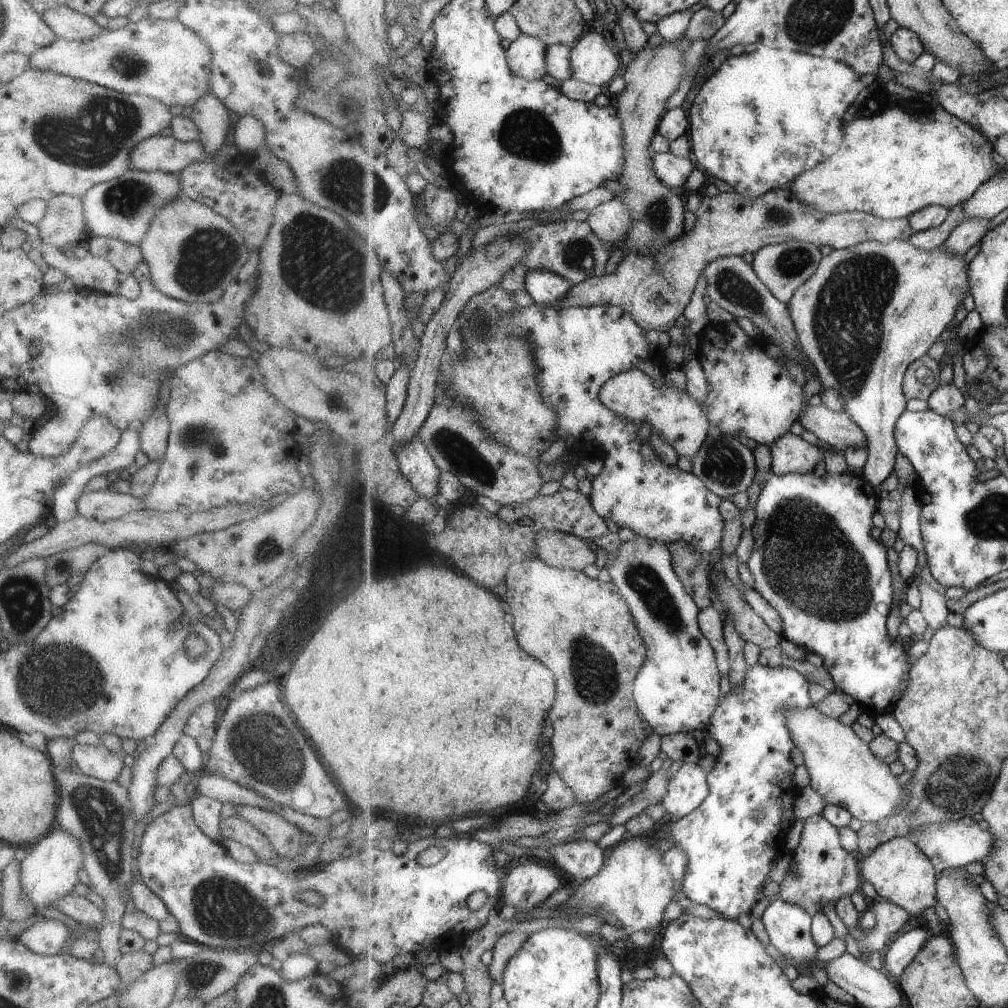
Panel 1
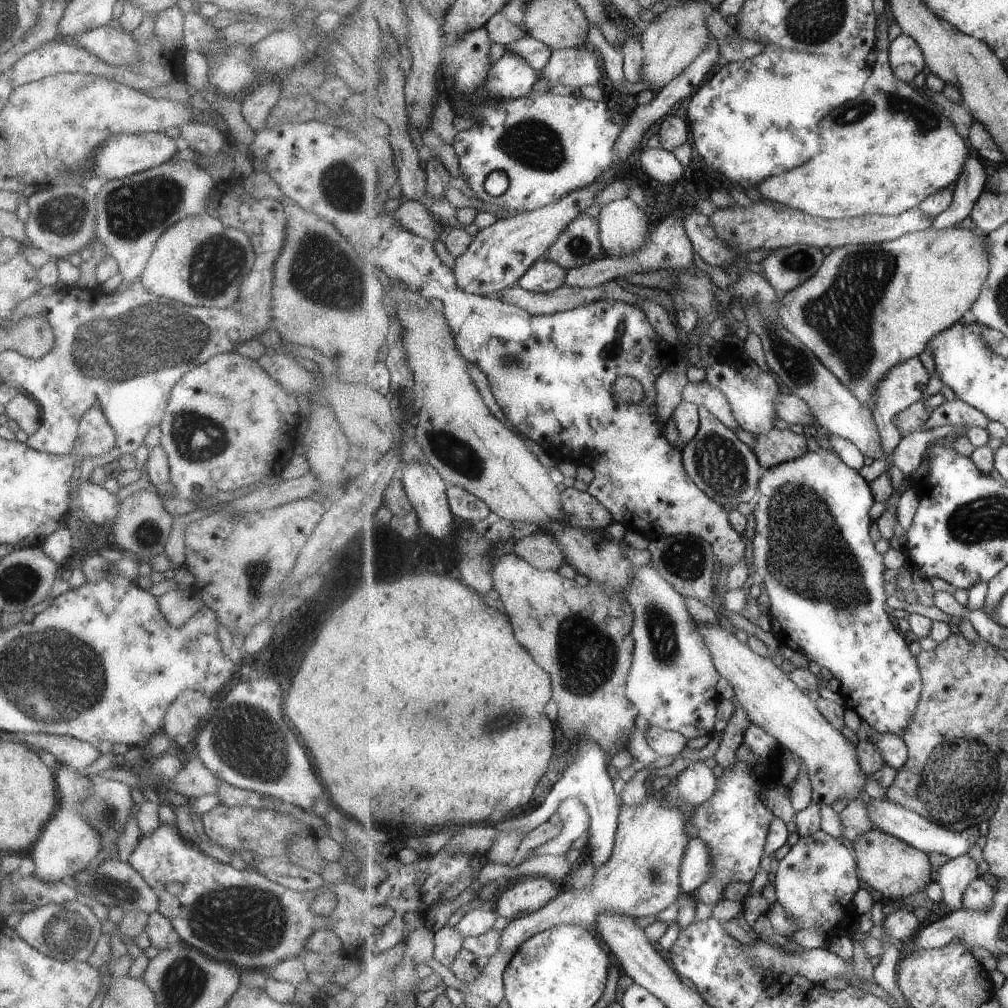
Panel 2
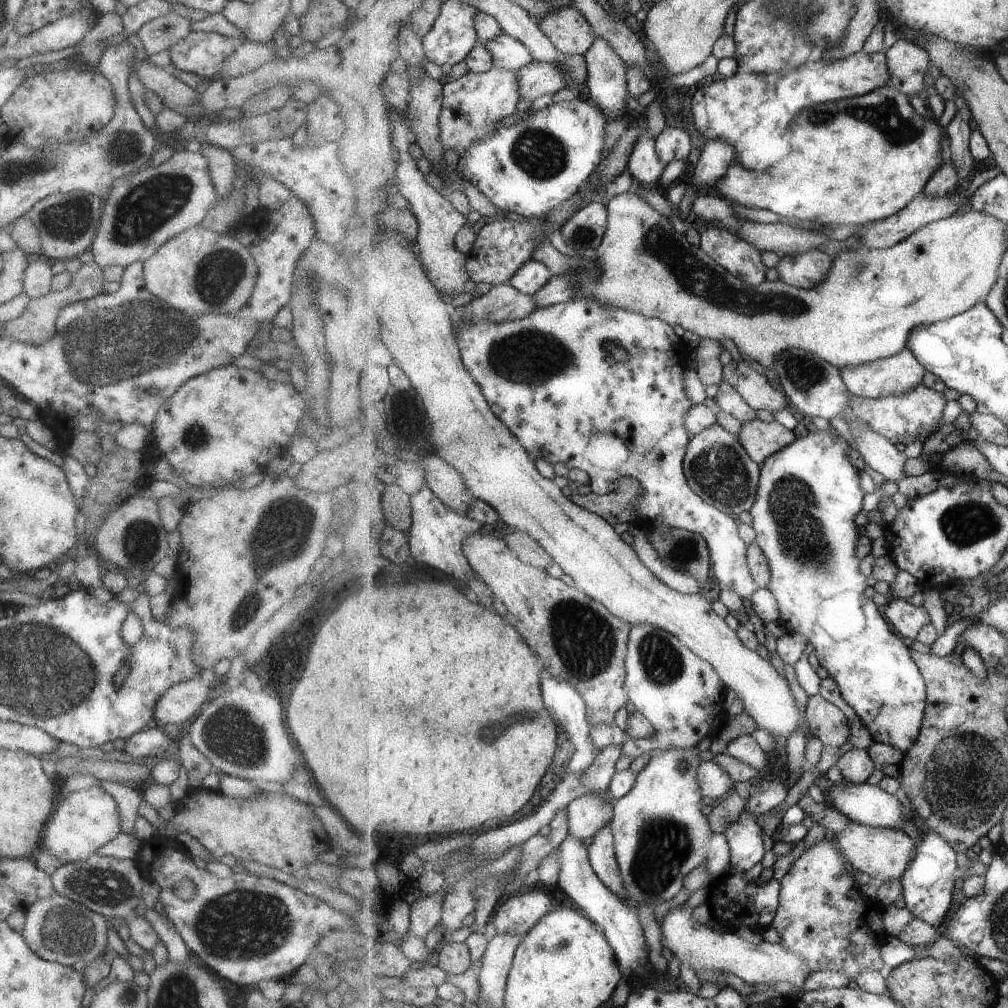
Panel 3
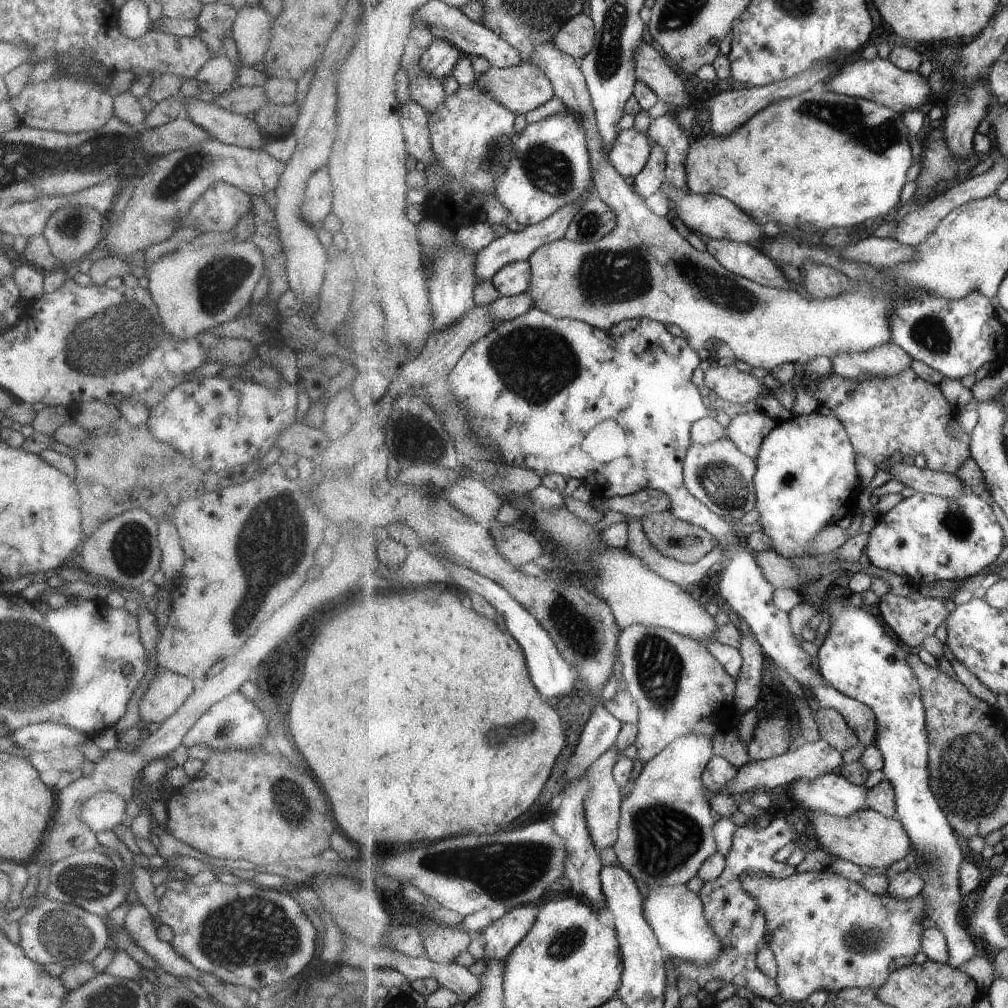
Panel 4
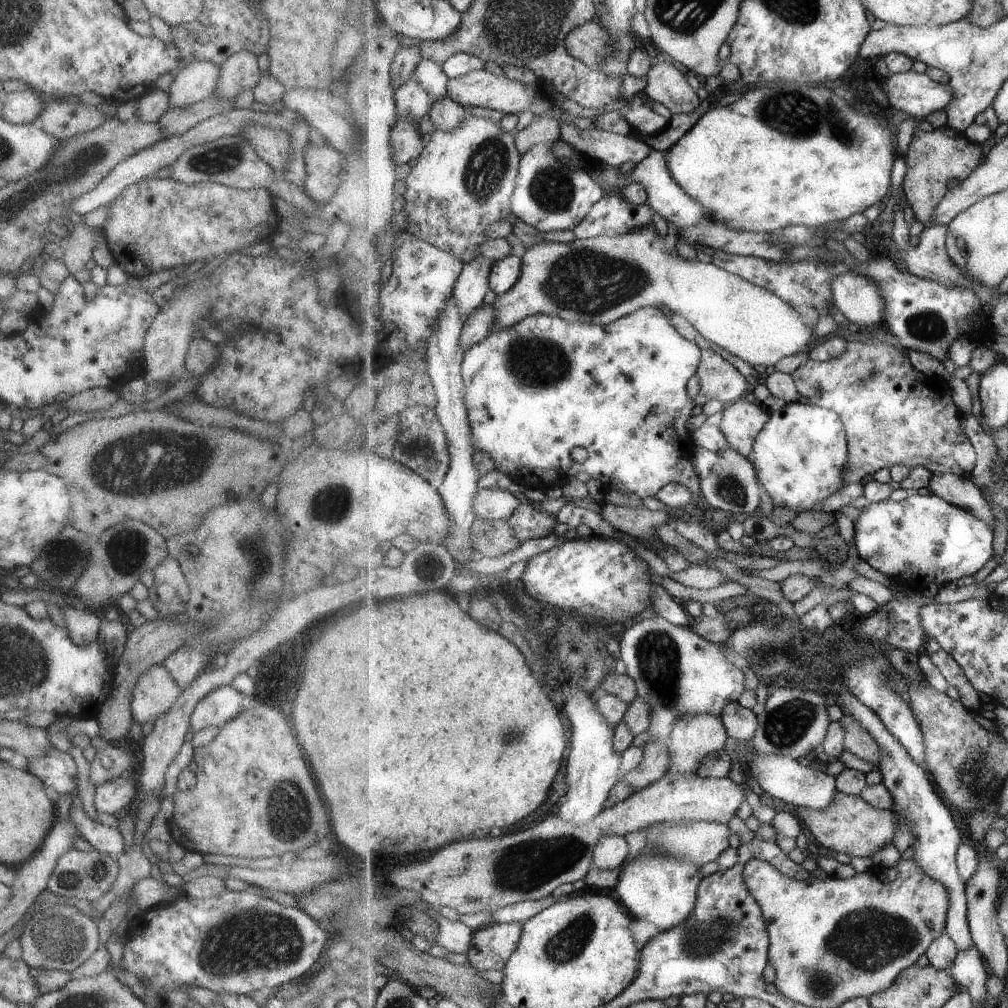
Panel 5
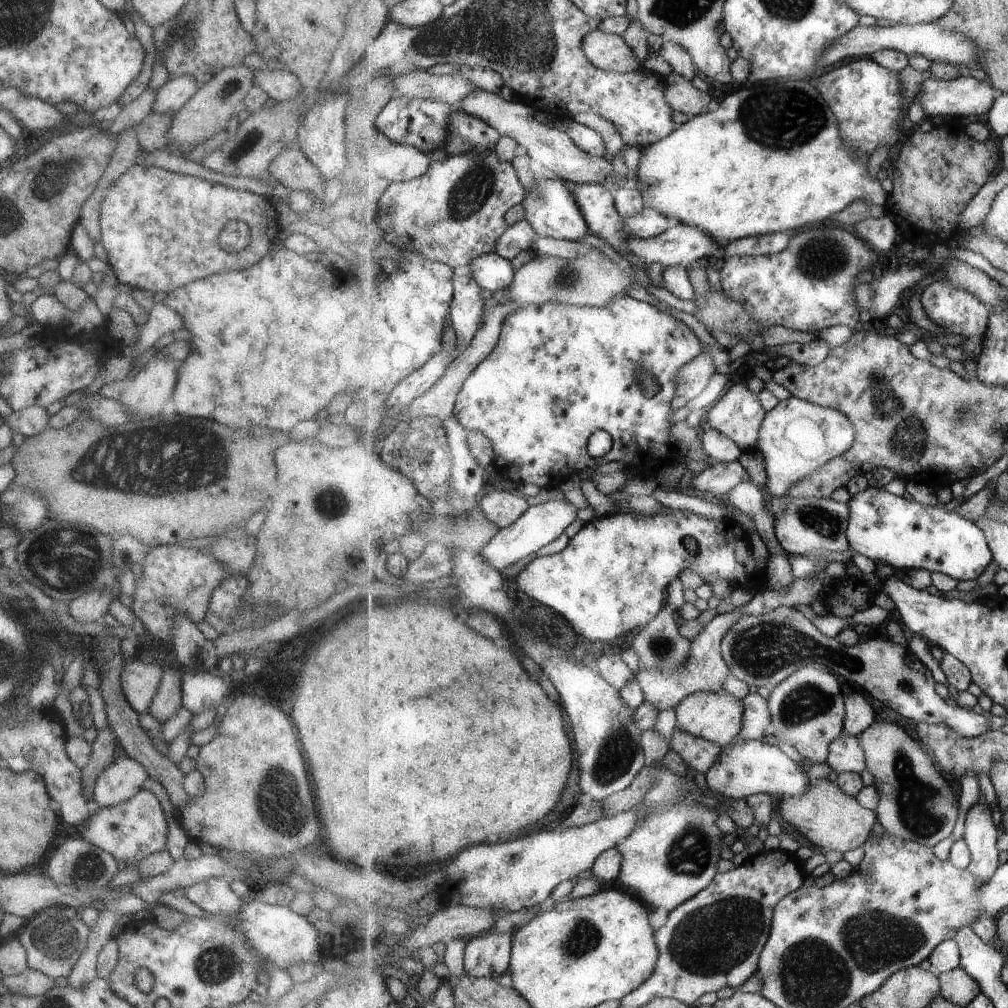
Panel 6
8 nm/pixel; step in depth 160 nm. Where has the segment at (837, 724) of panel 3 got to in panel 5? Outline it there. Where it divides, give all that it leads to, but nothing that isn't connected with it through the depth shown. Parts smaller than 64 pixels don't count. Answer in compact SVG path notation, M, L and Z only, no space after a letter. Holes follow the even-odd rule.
M844 714L841 720L846 726L845 748L879 769L882 750L878 740L853 715Z

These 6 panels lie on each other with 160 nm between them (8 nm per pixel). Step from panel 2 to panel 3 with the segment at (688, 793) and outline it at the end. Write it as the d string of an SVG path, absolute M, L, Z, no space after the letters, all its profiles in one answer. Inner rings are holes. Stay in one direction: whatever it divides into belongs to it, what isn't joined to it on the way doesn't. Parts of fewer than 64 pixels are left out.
M715 759L700 764L698 779L704 796L709 796L714 802L723 800L732 791L736 780Z

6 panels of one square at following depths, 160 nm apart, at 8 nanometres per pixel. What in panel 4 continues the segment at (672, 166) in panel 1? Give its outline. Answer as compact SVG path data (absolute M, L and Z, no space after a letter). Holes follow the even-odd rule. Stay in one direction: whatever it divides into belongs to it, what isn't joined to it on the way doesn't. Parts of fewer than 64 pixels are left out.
M623 129L619 131L612 146L611 161L613 166L625 177L634 178L647 166L653 150L653 140L635 130Z

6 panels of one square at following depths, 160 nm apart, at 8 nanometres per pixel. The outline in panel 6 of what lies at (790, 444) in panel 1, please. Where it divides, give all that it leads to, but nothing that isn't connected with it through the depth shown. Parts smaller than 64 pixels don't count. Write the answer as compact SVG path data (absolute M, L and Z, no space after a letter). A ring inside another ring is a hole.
M735 383L707 413L710 426L732 438L745 452L756 448L767 410L747 385Z

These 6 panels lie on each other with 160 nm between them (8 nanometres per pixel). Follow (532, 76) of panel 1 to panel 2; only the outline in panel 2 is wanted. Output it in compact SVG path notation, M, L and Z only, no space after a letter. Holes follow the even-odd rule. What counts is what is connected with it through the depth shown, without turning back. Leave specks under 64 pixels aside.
M507 52L488 72L488 96L507 101L526 97L539 78L528 62Z

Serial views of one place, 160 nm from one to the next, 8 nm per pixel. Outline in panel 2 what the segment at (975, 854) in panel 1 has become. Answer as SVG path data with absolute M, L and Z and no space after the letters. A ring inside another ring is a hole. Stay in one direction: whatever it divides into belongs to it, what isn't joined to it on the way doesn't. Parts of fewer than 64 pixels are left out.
M886 796L881 800L870 798L870 801L864 804L864 808L865 816L871 819L872 824L877 829L891 836L900 838L907 844L921 849L923 852L929 852L929 854L931 854L931 852L938 852L949 856L951 860L969 852L969 848L972 846L964 833L958 833L950 828L939 826L939 824L927 820L927 818L917 814L915 811L890 801Z

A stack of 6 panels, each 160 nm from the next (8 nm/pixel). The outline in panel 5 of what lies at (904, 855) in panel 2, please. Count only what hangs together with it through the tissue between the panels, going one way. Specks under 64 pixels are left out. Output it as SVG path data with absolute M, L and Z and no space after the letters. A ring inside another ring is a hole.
M837 791L832 803L824 809L817 810L812 808L797 807L796 816L801 820L805 832L814 842L818 842L822 851L841 852L849 857L871 858L879 848L883 848L885 844L892 843L896 835L898 825L898 816L893 811L878 809L875 805L869 804L869 801L863 800L860 796L850 795L841 791Z

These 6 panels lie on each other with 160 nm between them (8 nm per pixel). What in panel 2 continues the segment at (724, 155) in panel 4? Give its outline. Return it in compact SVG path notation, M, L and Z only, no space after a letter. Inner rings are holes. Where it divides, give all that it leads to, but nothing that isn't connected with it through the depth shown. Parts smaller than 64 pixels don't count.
M884 17L881 21L878 20L878 57L873 65L872 76L868 80L864 91L856 99L835 108L835 110L833 110L829 116L825 116L825 120L821 122L821 128L823 128L821 148L823 148L823 152L821 152L819 156L811 158L807 164L803 163L801 166L798 166L793 170L789 170L789 172L772 176L767 180L762 180L755 188L756 197L767 201L773 201L774 203L779 203L795 210L800 210L801 212L810 214L814 217L821 217L831 220L852 219L867 215L900 215L913 207L919 207L929 195L932 195L937 191L949 187L953 190L956 182L961 176L962 168L966 165L969 155L973 154L972 148L969 146L968 140L957 132L955 123L948 117L948 113L942 107L941 103L929 98L925 92L915 88L913 84L907 83L907 80L897 78L894 74L893 69L891 68L892 64L889 60L889 47L891 42L889 42L889 34L887 34L887 30L889 30L887 27L887 19Z

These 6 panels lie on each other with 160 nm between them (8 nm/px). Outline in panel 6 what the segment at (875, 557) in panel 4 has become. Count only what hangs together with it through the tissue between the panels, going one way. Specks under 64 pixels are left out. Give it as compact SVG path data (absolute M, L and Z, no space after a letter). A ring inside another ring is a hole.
M868 487L859 491L847 502L850 506L848 539L855 553L865 555L874 562L882 560L894 569L927 569L931 572L942 572L947 576L960 580L975 580L979 578L987 566L994 560L992 548L989 546L987 536L981 524L968 521L954 510L949 510L949 505L944 508L931 507L911 502L903 497L896 496L885 488Z

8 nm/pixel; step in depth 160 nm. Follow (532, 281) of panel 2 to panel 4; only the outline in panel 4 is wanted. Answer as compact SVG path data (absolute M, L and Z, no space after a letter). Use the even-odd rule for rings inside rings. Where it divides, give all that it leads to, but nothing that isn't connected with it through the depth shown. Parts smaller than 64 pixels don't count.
M515 261L496 272L491 281L494 288L503 297L514 297L528 292L531 277L531 263L529 261Z

